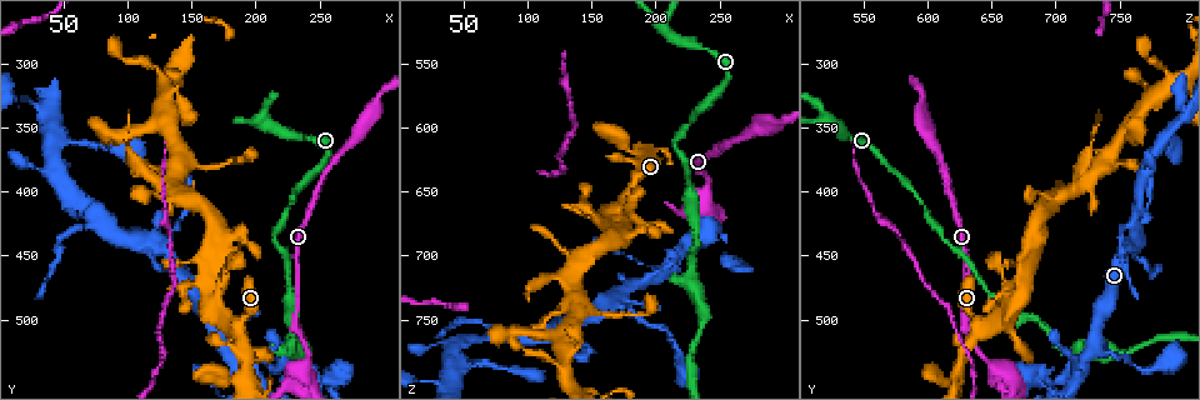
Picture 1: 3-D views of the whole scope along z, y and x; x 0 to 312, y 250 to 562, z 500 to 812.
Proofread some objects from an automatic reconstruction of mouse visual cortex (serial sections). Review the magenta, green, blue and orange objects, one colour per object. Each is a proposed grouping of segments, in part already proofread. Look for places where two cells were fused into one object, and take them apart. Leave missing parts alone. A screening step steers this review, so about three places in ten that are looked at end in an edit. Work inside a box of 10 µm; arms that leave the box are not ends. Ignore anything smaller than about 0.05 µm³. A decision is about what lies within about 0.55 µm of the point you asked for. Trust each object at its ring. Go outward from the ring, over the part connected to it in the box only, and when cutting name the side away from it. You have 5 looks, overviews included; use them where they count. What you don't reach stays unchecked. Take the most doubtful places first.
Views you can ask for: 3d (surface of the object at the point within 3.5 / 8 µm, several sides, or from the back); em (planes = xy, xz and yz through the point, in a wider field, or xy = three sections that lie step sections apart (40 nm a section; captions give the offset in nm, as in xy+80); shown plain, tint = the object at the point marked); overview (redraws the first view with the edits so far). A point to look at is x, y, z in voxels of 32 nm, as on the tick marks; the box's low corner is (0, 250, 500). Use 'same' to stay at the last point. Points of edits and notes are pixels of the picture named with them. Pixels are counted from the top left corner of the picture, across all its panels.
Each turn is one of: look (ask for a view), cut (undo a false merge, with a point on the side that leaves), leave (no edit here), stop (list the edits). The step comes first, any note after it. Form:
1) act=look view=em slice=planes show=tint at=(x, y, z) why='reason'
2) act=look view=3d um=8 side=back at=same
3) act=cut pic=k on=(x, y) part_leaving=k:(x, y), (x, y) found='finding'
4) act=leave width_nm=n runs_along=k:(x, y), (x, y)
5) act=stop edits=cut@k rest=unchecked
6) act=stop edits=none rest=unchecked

act=look view=3d um=8 side=back at=(204, 342, 524) why='three-way junction'

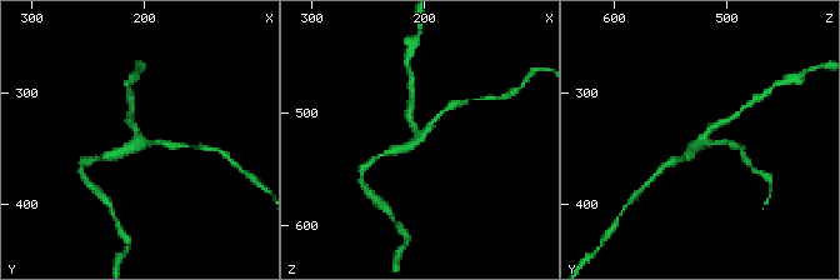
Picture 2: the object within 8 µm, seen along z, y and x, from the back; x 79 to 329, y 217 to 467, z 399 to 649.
act=look view=em slice=xy step=3 show=tint at=same why='shape alone is not enough'

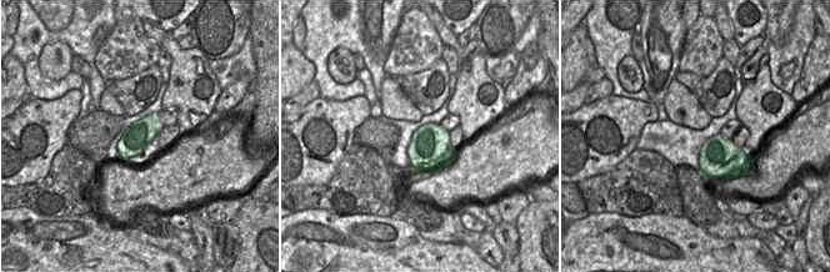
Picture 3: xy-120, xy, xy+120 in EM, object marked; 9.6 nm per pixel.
act=leave runs_along=2:(686, 155), (711, 126), (725, 120) found='all the same cell'

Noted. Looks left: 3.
act=look view=3d um=8 at=(194, 540, 624) why='four-way junction'

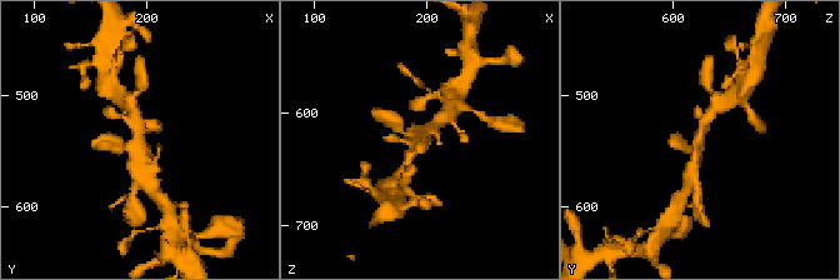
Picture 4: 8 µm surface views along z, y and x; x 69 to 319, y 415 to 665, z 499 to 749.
act=look view=3d um=3.5 at=same why='closer look'

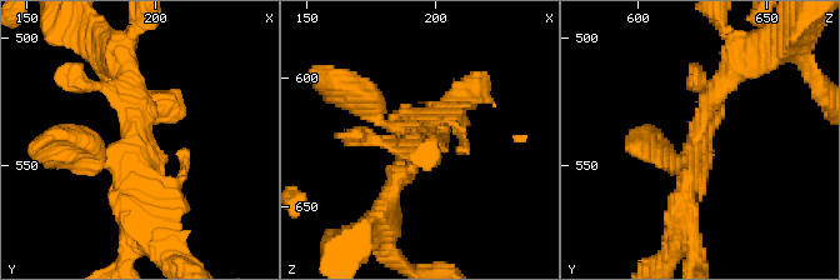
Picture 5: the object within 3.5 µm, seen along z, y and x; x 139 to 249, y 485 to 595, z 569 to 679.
act=leave runs_along=5:(733, 71), (691, 159), (655, 144) found='continuous, no second cell'

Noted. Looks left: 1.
act=stop edits=none rest=unchecked

